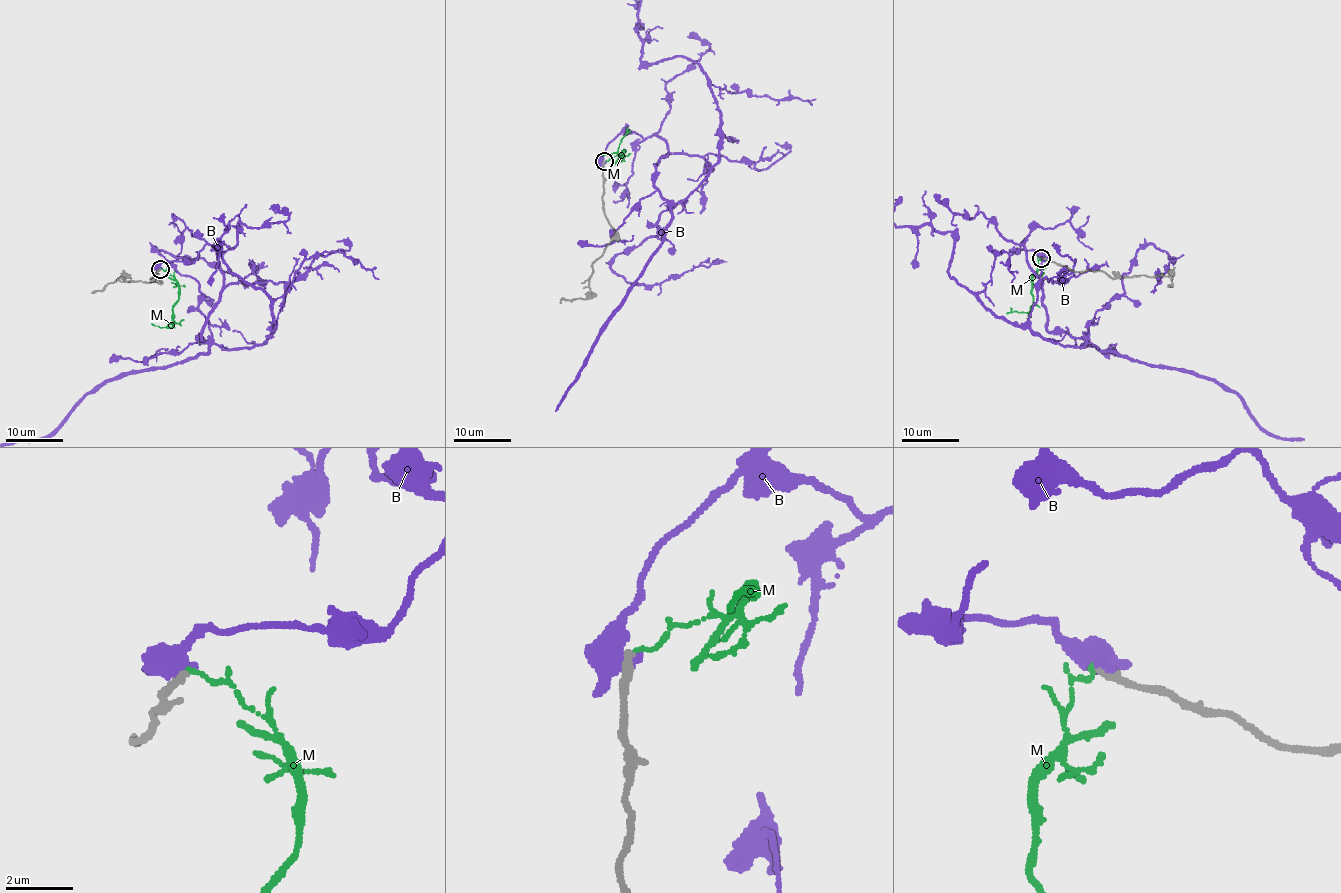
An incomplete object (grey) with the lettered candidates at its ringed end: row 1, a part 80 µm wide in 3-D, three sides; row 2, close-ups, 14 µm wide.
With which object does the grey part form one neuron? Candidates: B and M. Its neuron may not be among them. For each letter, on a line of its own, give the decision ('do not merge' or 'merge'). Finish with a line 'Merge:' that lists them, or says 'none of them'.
B: do not merge
M: do not merge
Merge: none of them

